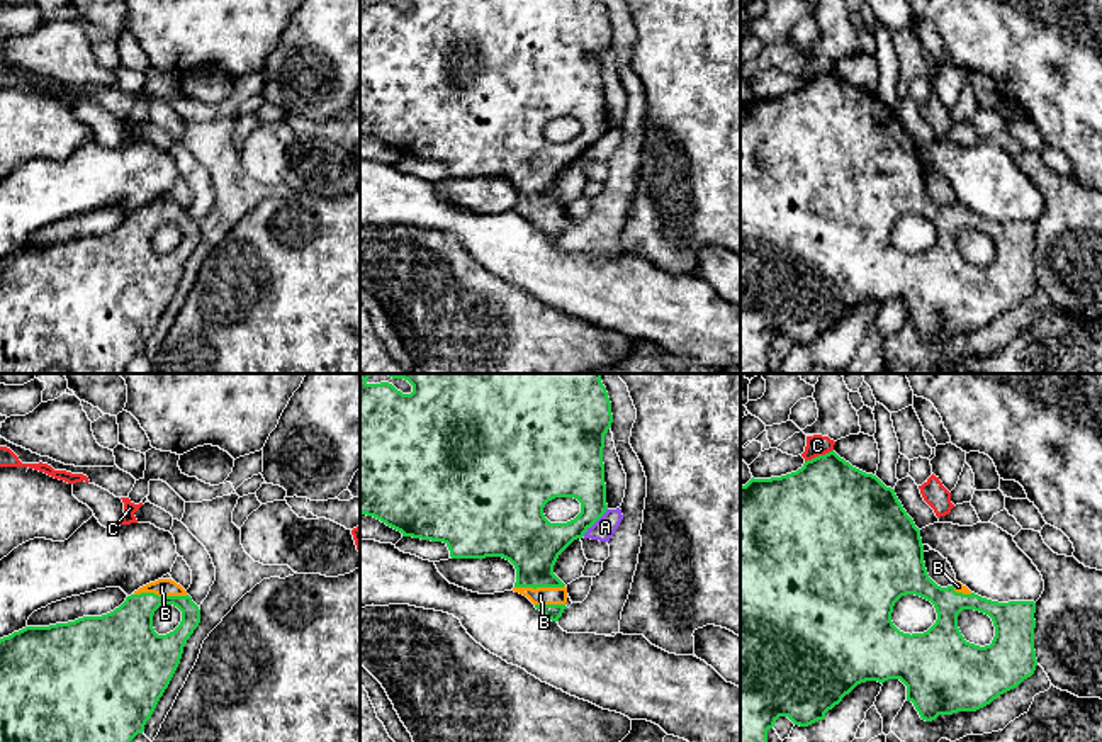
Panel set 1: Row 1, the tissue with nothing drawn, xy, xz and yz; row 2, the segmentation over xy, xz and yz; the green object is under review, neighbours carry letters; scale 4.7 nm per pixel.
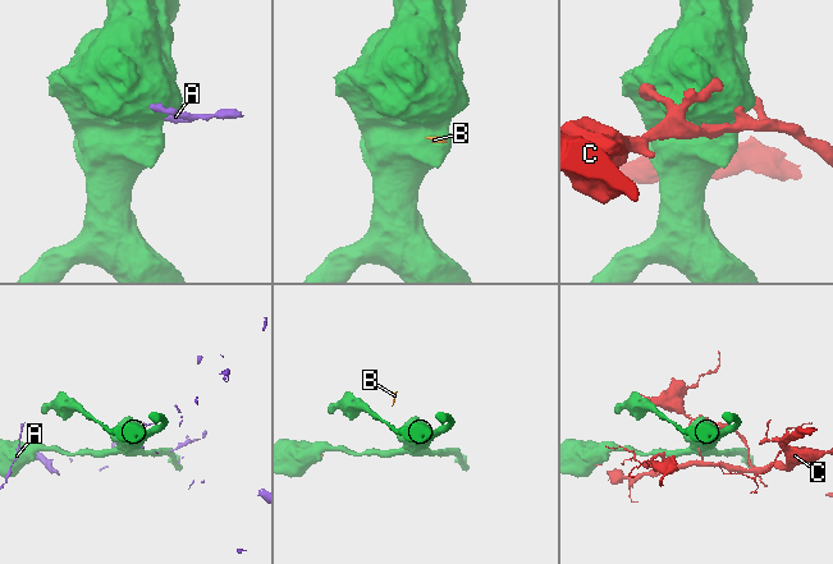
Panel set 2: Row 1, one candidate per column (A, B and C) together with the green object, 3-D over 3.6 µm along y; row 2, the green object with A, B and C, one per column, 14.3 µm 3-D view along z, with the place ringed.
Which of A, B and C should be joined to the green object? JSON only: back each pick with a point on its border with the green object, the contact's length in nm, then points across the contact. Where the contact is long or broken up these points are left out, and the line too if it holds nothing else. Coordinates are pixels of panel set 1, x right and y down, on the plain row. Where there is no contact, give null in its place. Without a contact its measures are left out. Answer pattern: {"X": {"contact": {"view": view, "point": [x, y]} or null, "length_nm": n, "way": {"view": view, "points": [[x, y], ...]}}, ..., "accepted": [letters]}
{"B": {"contact": {"view": "xy", "point": [162, 216]}, "length_nm": 260}, "accepted": ["B"]}

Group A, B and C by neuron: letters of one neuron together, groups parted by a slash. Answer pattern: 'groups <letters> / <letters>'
groups A / B / C

